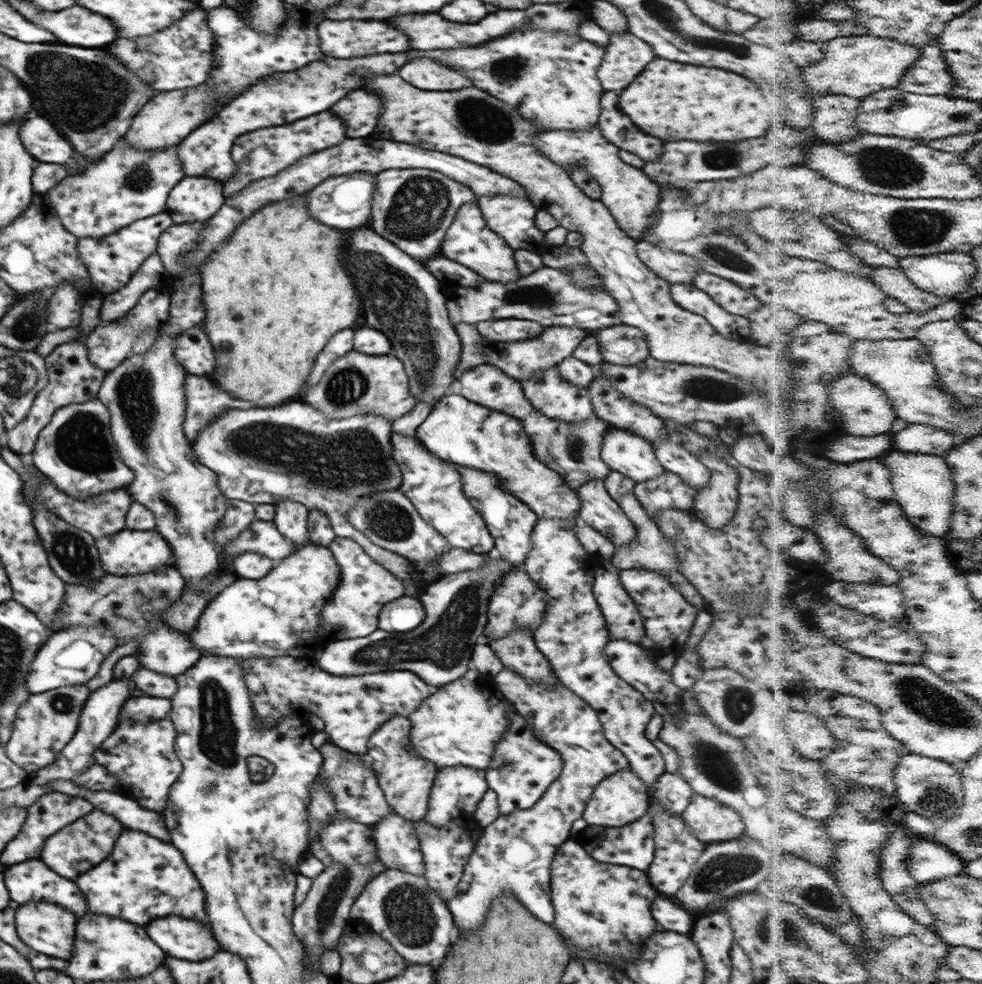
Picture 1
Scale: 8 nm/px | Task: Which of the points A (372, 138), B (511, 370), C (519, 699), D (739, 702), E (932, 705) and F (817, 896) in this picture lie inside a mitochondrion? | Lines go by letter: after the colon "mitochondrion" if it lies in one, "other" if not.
A: other
B: other
C: other
D: mitochondrion
E: mitochondrion
F: mitochondrion

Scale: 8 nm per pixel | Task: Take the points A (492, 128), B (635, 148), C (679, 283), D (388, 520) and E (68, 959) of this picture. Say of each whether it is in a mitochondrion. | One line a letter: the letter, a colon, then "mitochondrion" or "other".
A: mitochondrion
B: other
C: other
D: mitochondrion
E: other

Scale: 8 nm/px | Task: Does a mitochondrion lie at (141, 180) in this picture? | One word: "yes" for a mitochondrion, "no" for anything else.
yes

